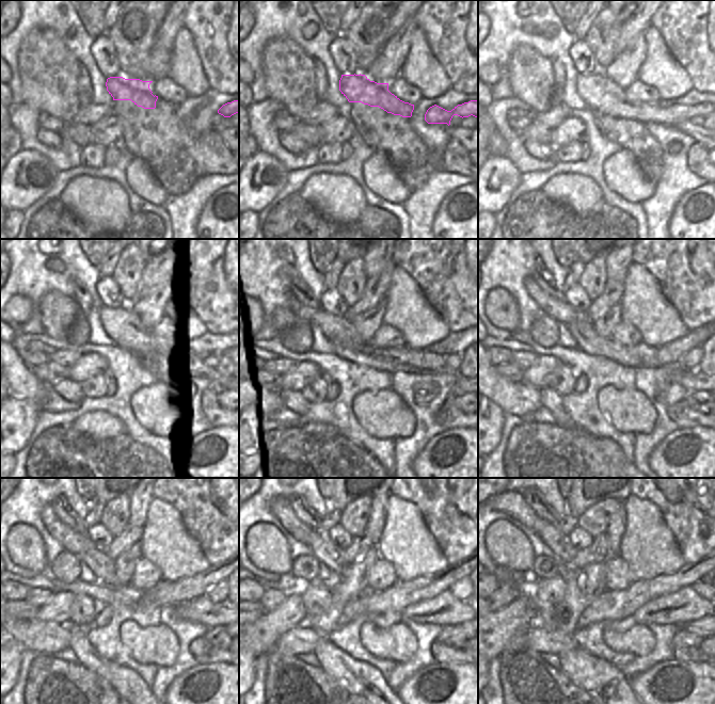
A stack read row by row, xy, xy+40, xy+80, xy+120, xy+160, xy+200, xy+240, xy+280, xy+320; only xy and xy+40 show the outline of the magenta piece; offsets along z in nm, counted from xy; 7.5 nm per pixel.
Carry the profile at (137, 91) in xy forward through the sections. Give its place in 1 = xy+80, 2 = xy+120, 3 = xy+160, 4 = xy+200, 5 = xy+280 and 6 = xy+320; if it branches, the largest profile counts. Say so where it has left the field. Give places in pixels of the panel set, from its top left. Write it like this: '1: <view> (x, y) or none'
1: xy+80 (602, 95)
2: xy+120 (137, 342)
3: xy+160 (335, 328)
4: xy+200 (558, 308)
5: xy+280 (280, 507)
6: xy+320 (510, 502)

